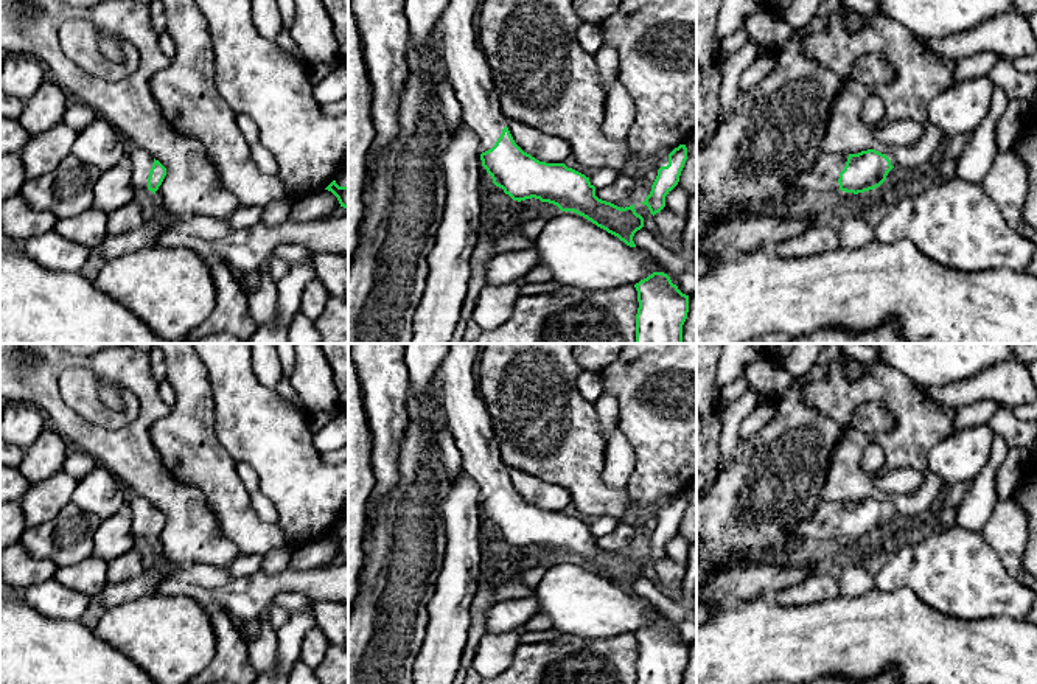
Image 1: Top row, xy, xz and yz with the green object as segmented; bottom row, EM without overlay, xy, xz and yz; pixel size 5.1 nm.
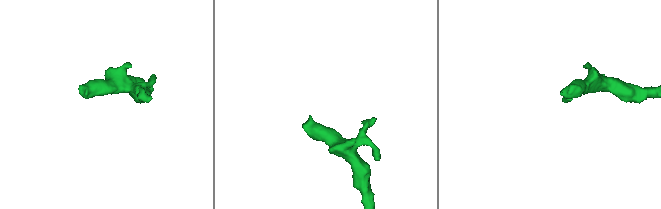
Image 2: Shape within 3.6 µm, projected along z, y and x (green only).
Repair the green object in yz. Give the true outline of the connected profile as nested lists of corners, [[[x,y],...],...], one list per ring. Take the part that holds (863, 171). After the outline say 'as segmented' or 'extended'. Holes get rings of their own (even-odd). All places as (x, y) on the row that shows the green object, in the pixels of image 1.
[[[868,149],[858,154],[824,154],[810,171],[796,174],[790,183],[802,191],[841,190],[864,193],[880,187],[894,166],[888,155]]]; extended

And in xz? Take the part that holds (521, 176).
[[[448,0],[440,17],[443,31],[442,58],[446,76],[462,107],[462,121],[480,141],[482,166],[491,176],[493,183],[504,190],[513,201],[539,199],[557,205],[561,211],[574,211],[608,233],[617,236],[630,247],[636,247],[633,236],[644,227],[644,218],[636,213],[634,204],[617,207],[595,196],[595,187],[585,174],[567,168],[564,163],[539,162],[524,152],[513,140],[498,99],[498,90],[484,51],[477,47],[474,14],[479,0]]]; extended

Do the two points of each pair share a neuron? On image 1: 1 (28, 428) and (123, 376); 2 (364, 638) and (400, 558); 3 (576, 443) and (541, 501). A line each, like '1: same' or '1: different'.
1: different
2: same
3: different

